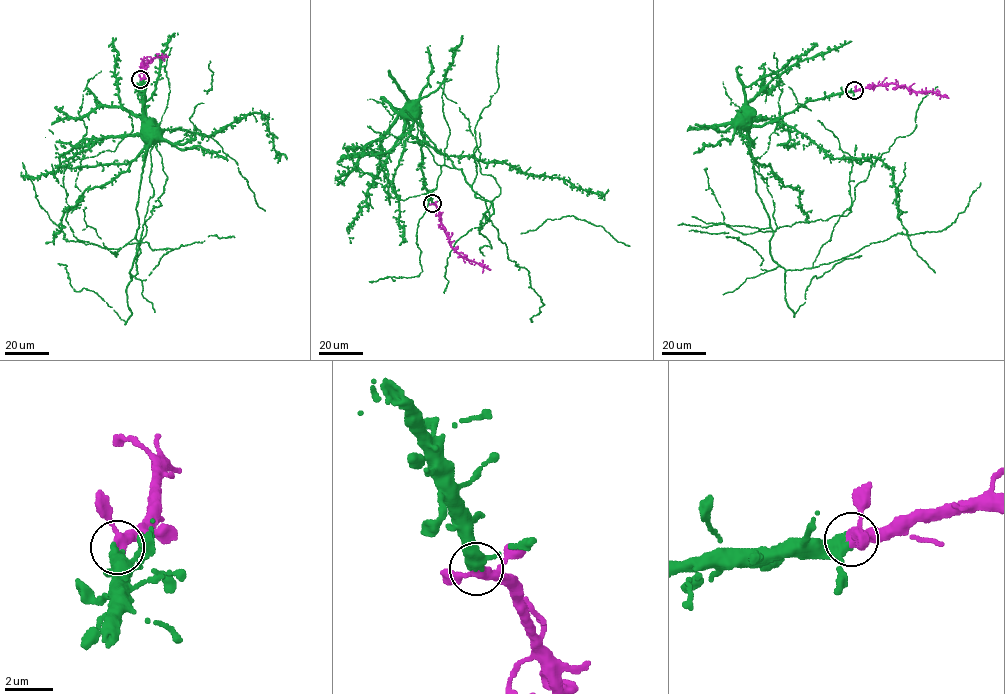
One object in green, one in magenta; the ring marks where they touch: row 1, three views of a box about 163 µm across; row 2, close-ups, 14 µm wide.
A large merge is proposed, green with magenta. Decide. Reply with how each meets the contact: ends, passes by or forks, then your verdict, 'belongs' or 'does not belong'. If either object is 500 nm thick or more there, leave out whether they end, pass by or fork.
green ends | magenta passes by | belongs

